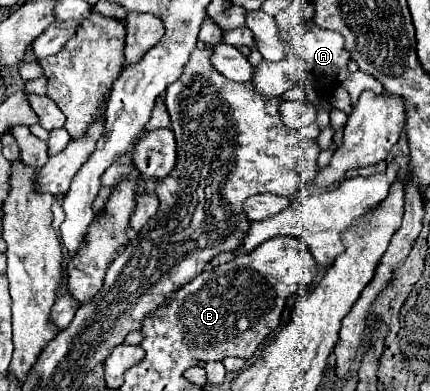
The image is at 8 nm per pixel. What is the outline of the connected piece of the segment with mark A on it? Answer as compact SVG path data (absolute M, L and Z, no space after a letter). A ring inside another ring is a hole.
M309 21L299 31L293 31L293 43L291 43L291 47L287 47L285 61L279 61L279 63L261 61L261 65L255 67L251 83L253 83L255 91L265 95L265 97L281 97L293 85L299 85L302 88L302 80L306 80L312 85L315 84L315 89L317 89L317 83L329 85L330 81L333 80L335 83L341 83L347 89L347 93L351 97L351 105L355 105L359 95L367 89L373 93L383 93L383 85L375 77L369 77L367 73L361 73L361 71L349 73L348 62L349 53L345 51L341 33L325 31L317 25L313 25L313 21ZM307 29L311 29L311 31L307 31Z

